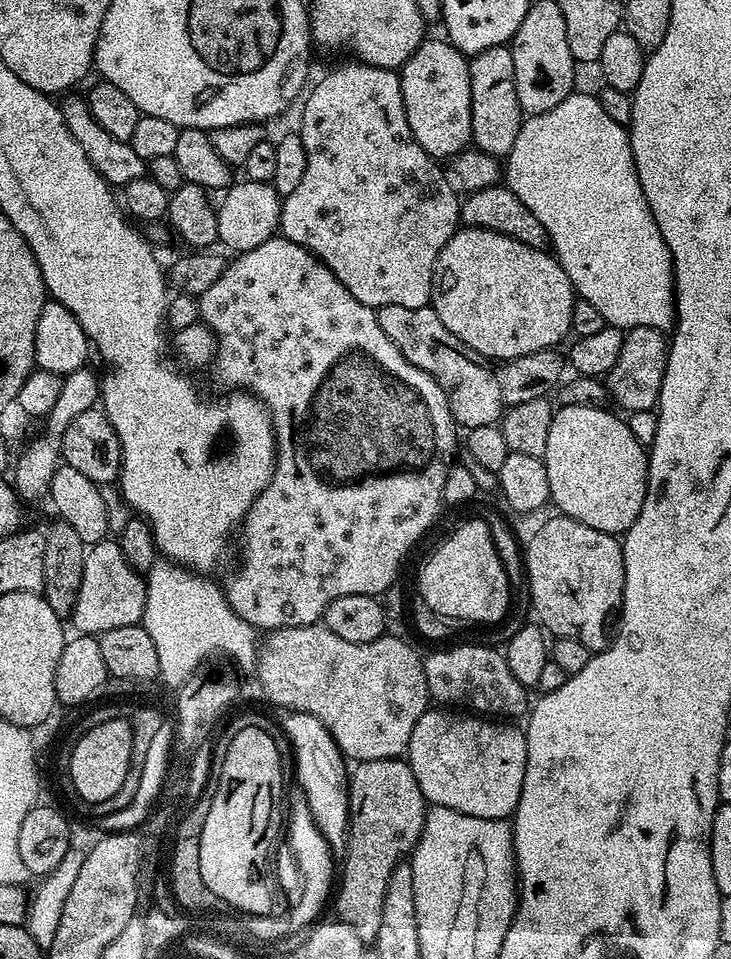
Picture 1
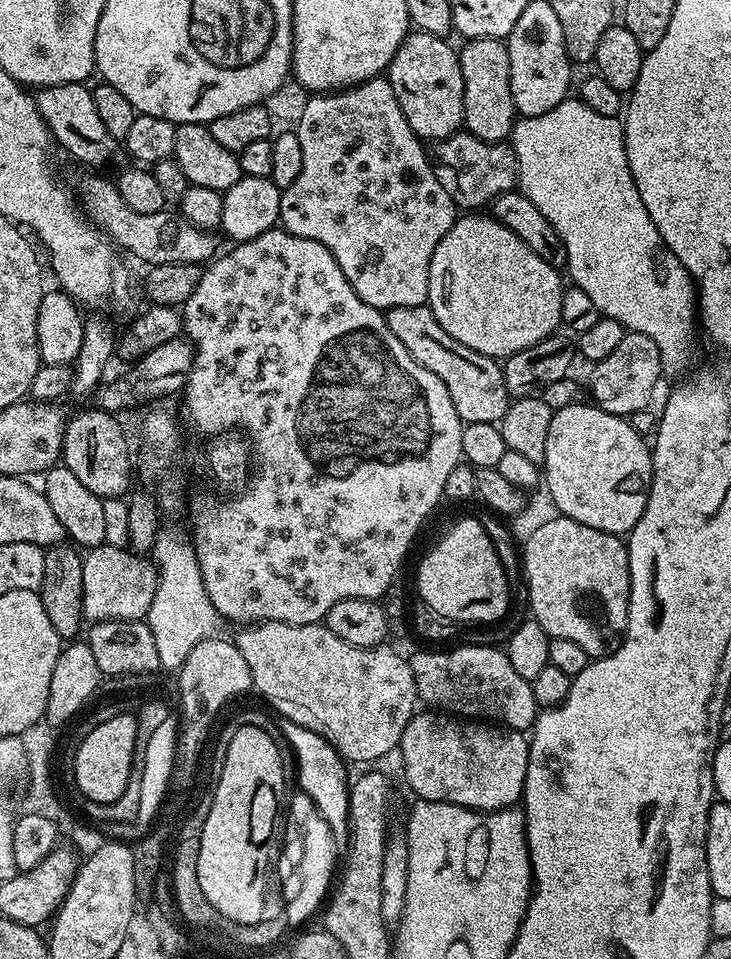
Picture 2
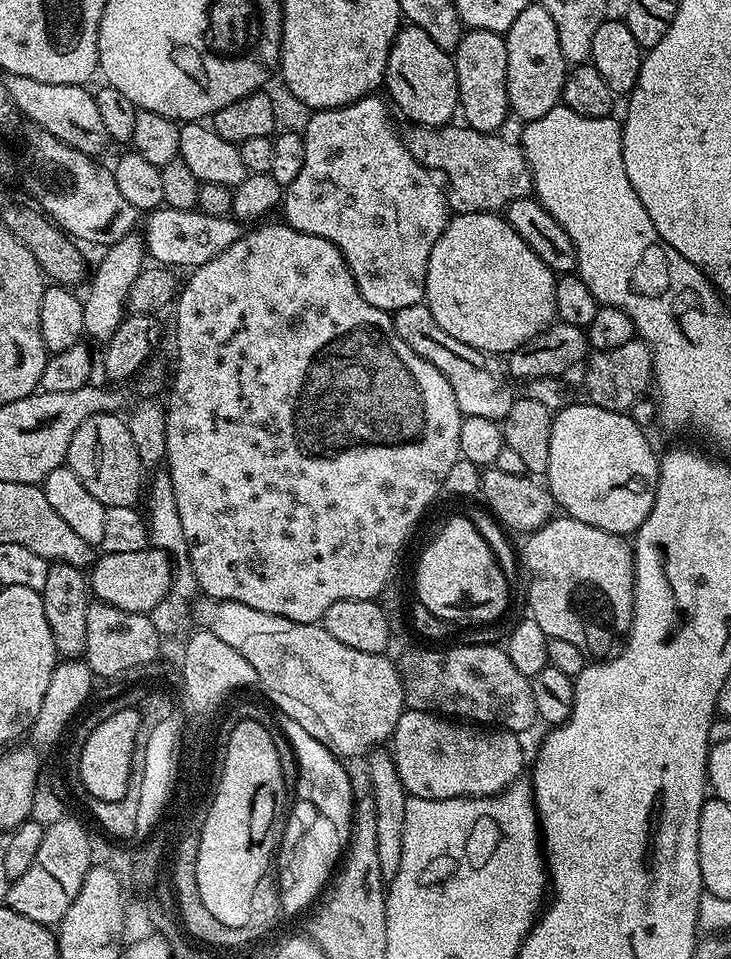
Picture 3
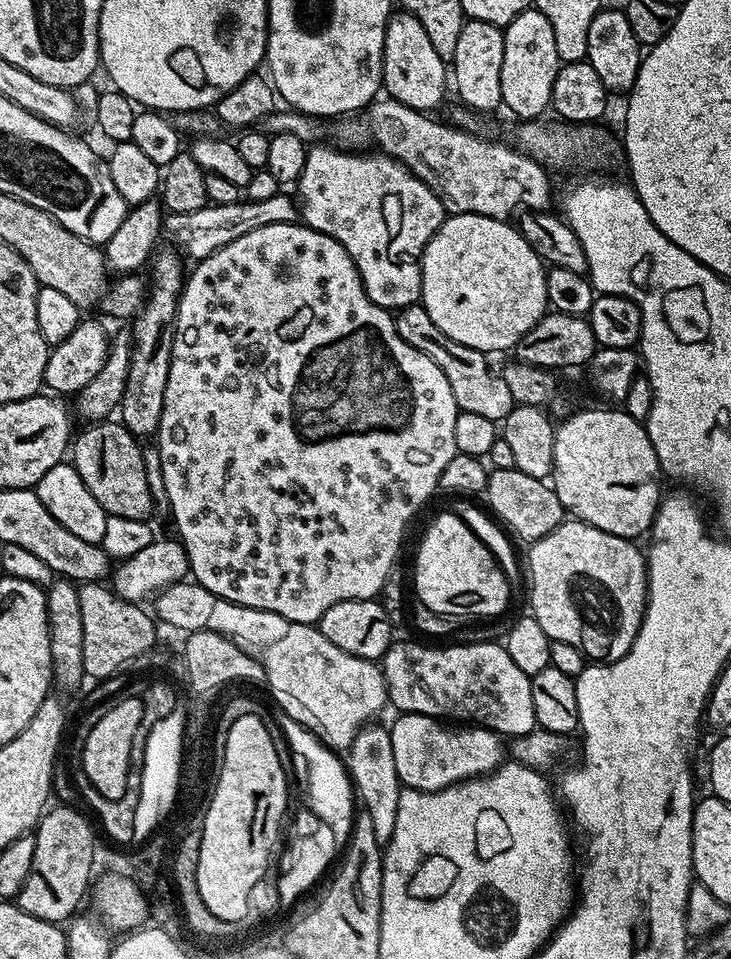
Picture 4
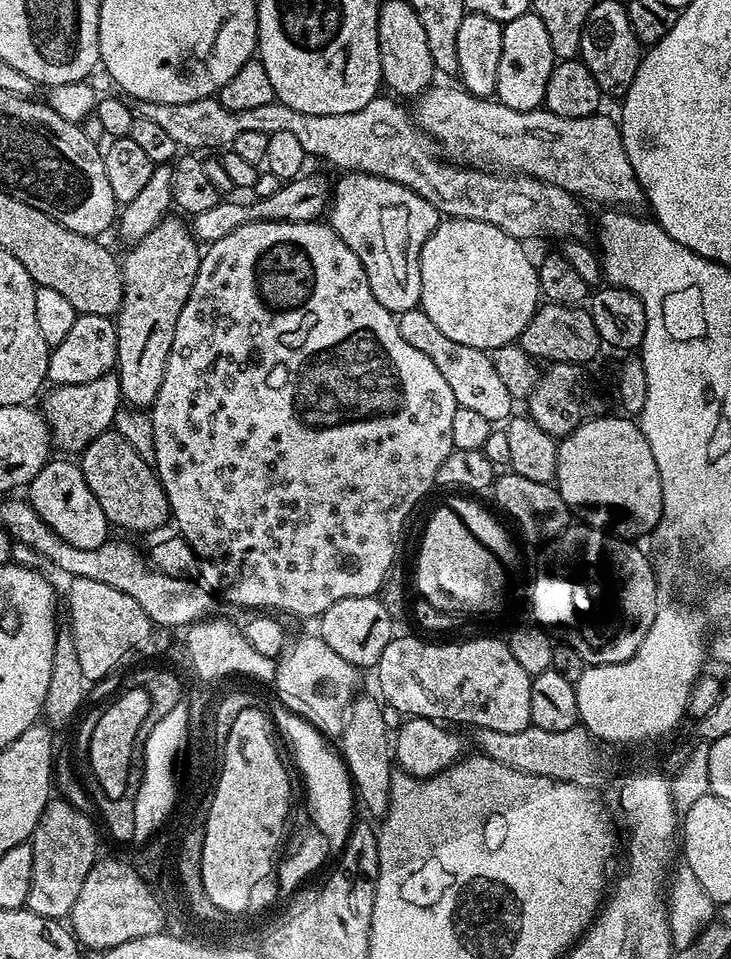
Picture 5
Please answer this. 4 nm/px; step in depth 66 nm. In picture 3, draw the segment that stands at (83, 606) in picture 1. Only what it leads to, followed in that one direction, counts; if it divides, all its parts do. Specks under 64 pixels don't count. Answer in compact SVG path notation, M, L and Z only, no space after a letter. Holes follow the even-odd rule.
M149 546L132 554L103 553L95 557L90 568L90 592L101 604L109 604L118 610L126 610L127 612L151 614L162 603L165 596L171 593L173 575L173 557L169 556L161 548Z

